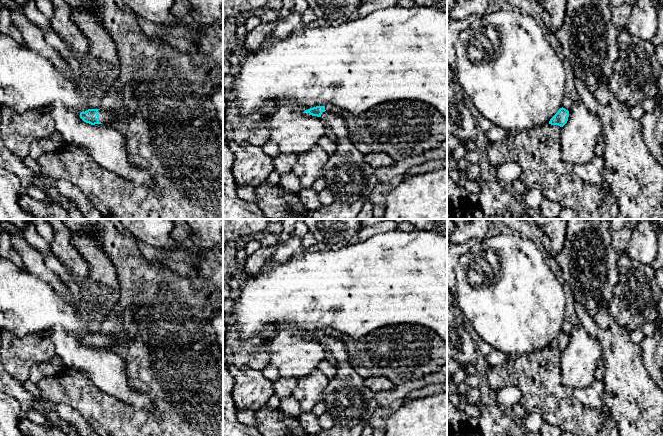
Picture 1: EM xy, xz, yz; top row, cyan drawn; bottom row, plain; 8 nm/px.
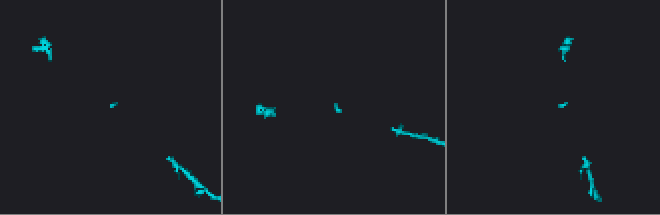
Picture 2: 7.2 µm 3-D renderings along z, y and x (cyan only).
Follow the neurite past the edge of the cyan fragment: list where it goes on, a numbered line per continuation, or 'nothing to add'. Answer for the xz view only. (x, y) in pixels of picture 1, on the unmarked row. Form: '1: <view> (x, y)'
1: xz (350, 402)

